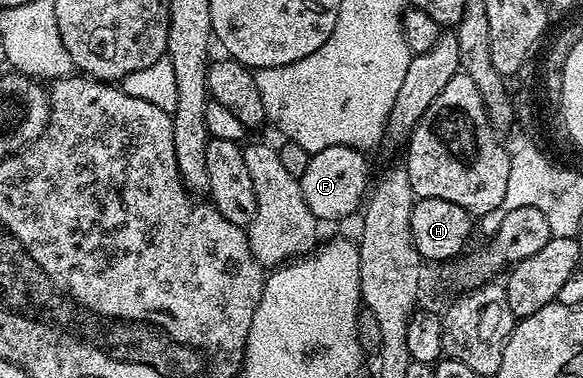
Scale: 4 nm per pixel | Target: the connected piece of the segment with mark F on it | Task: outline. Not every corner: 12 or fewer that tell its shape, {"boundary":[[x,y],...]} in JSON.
{"boundary":[[327,146],[300,176],[318,222],[360,209],[366,153]]}

